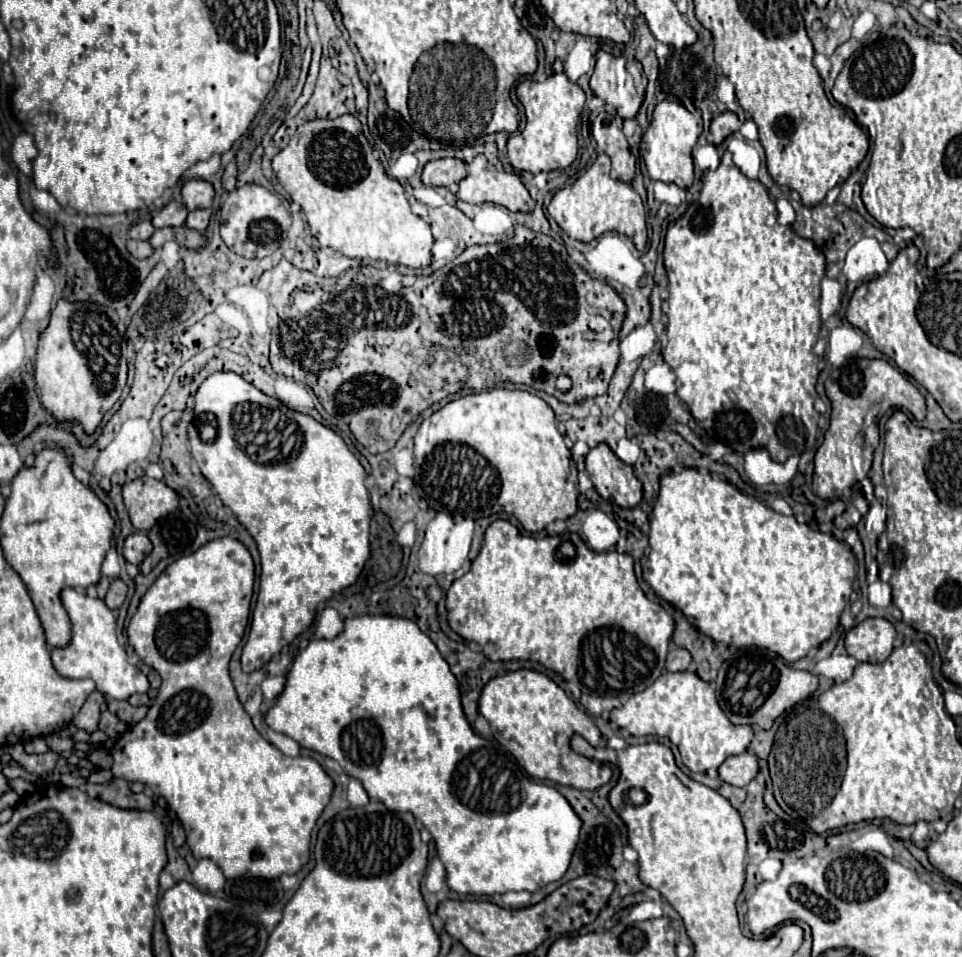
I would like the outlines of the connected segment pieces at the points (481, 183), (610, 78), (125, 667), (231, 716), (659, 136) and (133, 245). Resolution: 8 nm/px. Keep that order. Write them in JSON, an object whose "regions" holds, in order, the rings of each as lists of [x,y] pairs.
{"regions":[[[[477,156],[467,164],[467,176],[459,182],[457,196],[469,204],[501,204],[511,212],[531,212],[533,198],[517,174],[497,170],[485,156]]],[[[599,50],[595,58],[597,64],[591,76],[591,90],[601,100],[613,105],[624,120],[634,118],[643,98],[638,96],[633,77],[626,70],[624,57],[613,58],[611,54]]],[[[77,588],[61,590],[61,602],[71,618],[71,640],[67,646],[51,650],[55,670],[65,678],[91,678],[97,690],[115,700],[127,700],[131,694],[147,692],[147,676],[129,662],[125,650],[117,642],[115,612],[101,598],[91,598]]],[[[217,538],[211,540],[207,544],[203,544],[197,552],[189,554],[189,556],[181,556],[177,558],[173,564],[169,564],[161,576],[153,582],[153,586],[145,592],[145,596],[139,602],[137,612],[133,614],[129,626],[127,626],[127,638],[129,644],[133,646],[133,650],[139,654],[139,658],[155,668],[161,674],[161,688],[159,688],[159,696],[155,698],[153,706],[149,708],[147,716],[133,724],[111,748],[111,756],[113,756],[113,776],[115,778],[125,778],[129,782],[143,782],[145,786],[149,786],[155,794],[163,796],[169,806],[175,810],[175,814],[179,816],[183,828],[185,828],[185,836],[187,836],[187,844],[193,852],[193,856],[199,858],[209,858],[213,860],[225,874],[225,878],[239,878],[239,876],[255,876],[255,878],[279,878],[281,874],[295,874],[303,864],[309,862],[309,838],[311,838],[311,830],[319,818],[319,814],[323,812],[323,808],[327,806],[331,792],[333,792],[333,780],[323,772],[323,768],[319,766],[317,760],[309,758],[309,756],[285,756],[281,754],[273,744],[269,744],[251,724],[251,718],[247,716],[247,712],[243,710],[241,702],[237,700],[233,682],[229,678],[229,660],[231,654],[235,652],[235,648],[239,646],[245,628],[247,628],[247,618],[249,618],[249,606],[251,606],[251,596],[253,596],[253,584],[255,584],[255,566],[251,560],[251,554],[247,552],[247,548],[233,538]]],[[[669,100],[659,102],[653,112],[649,130],[643,134],[640,146],[640,156],[645,160],[645,168],[651,180],[673,182],[679,188],[689,188],[693,184],[691,150],[697,144],[697,138],[701,132],[703,132],[703,126],[683,104],[669,102]]],[[[129,240],[127,242],[127,250],[135,258],[149,258],[151,252],[153,252],[151,244],[149,242],[141,242],[141,240]]]]}

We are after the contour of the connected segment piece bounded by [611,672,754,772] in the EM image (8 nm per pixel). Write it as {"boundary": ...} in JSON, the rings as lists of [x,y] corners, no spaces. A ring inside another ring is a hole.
{"boundary":[[[663,672],[649,688],[633,694],[621,708],[611,710],[611,716],[619,728],[625,728],[633,736],[669,736],[691,772],[719,768],[725,758],[743,754],[754,736],[751,726],[735,726],[727,720],[719,708],[715,690],[695,672]]]}

